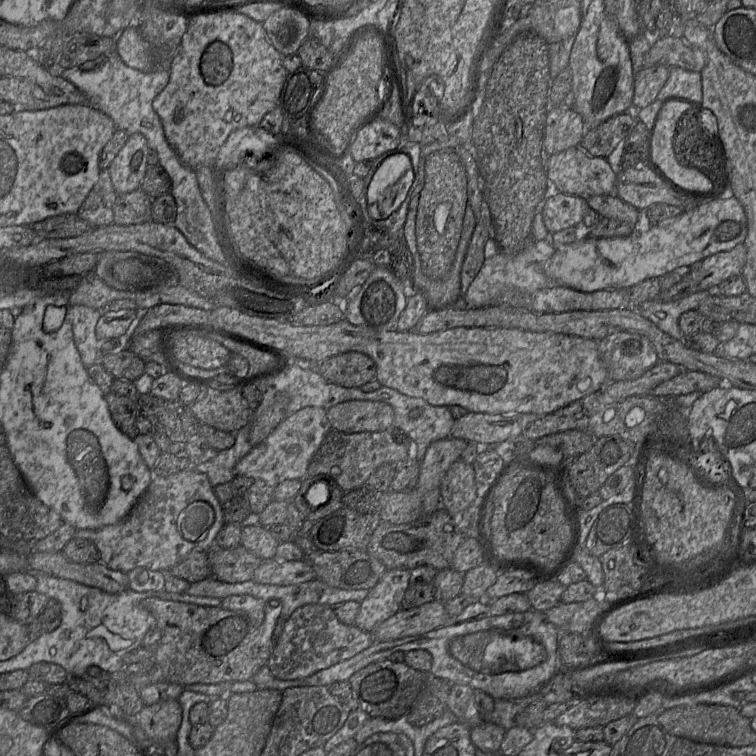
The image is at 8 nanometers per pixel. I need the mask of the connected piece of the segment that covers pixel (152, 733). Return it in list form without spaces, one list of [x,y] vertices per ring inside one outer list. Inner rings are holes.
[[[163,700],[145,705],[135,718],[141,729],[157,743],[176,740],[182,708],[178,700]]]

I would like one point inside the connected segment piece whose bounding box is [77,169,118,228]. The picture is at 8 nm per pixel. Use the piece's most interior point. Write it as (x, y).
(97, 209)

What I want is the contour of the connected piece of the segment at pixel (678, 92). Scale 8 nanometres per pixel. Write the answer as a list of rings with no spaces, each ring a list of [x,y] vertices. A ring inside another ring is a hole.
[[[679,66],[670,67],[669,78],[657,99],[665,101],[671,97],[688,98],[701,104],[703,99],[701,73]]]

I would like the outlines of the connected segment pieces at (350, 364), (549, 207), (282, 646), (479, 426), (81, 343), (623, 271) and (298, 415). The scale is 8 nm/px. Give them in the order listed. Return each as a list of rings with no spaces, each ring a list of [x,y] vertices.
[[[356,351],[332,356],[314,366],[325,379],[344,387],[360,387],[376,379],[377,373],[373,359]]]
[[[556,192],[545,200],[543,222],[550,234],[569,227],[579,227],[588,209],[586,198]]]
[[[308,604],[296,609],[288,618],[267,666],[275,677],[282,680],[308,677],[355,656],[374,643],[370,632],[340,622],[331,606]]]
[[[468,412],[455,419],[450,436],[480,445],[498,445],[517,437],[540,417],[527,413]]]
[[[84,305],[70,306],[74,343],[86,368],[101,362],[101,343],[95,333],[101,311]]]
[[[728,193],[727,197],[700,203],[686,209],[679,216],[665,220],[657,225],[640,226],[627,237],[594,238],[588,234],[562,247],[544,263],[544,272],[555,285],[579,292],[597,292],[606,289],[630,289],[645,280],[663,276],[679,267],[691,266],[704,258],[719,252],[729,251],[744,242],[747,235],[747,219],[738,200]]]
[[[316,406],[304,407],[286,416],[263,442],[253,446],[236,464],[235,475],[263,480],[272,486],[287,479],[303,479],[313,456],[331,429],[327,410]]]

